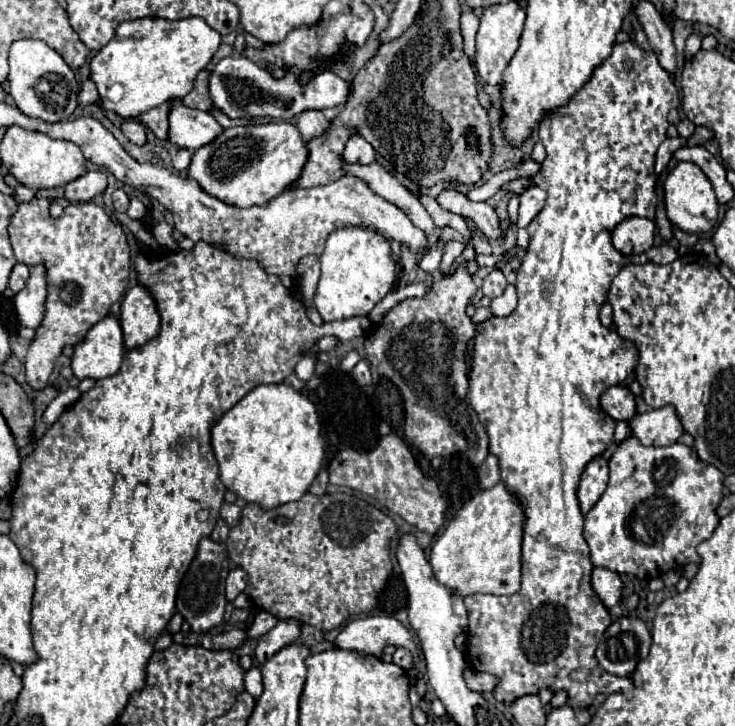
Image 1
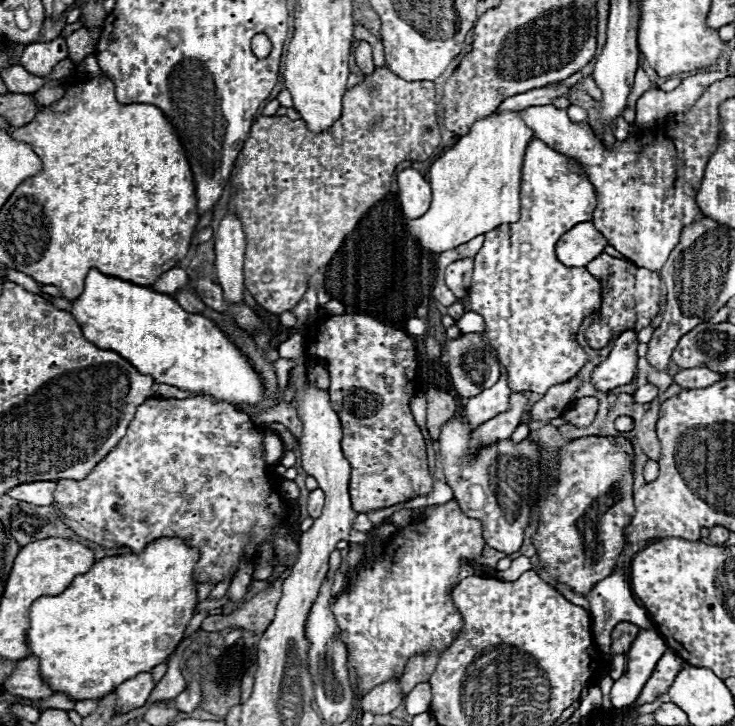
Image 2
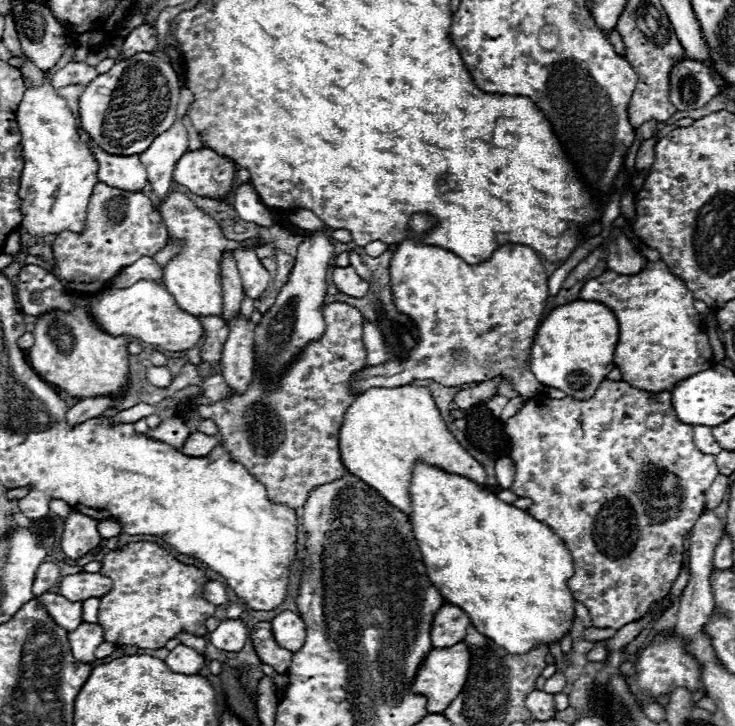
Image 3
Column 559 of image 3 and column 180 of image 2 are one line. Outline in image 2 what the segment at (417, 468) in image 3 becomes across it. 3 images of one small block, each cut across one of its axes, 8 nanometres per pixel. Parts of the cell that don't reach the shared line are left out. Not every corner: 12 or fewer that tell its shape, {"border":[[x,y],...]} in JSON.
{"border":[[198,548],[102,558],[30,608],[46,682],[102,698],[168,660]]}

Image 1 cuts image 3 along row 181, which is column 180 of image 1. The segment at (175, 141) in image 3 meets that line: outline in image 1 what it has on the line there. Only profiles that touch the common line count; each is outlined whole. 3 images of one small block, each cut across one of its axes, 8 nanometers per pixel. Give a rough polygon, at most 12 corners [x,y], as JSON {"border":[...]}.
{"border":[[180,148],[174,156],[174,168],[178,172],[188,170],[192,150]]}

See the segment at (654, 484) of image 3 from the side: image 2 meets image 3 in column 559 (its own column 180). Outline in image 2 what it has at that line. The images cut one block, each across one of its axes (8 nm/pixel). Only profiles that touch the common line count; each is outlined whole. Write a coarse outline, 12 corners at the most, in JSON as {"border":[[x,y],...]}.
{"border":[[148,398],[54,508],[136,554],[164,536],[222,582],[287,522],[262,430]]}

